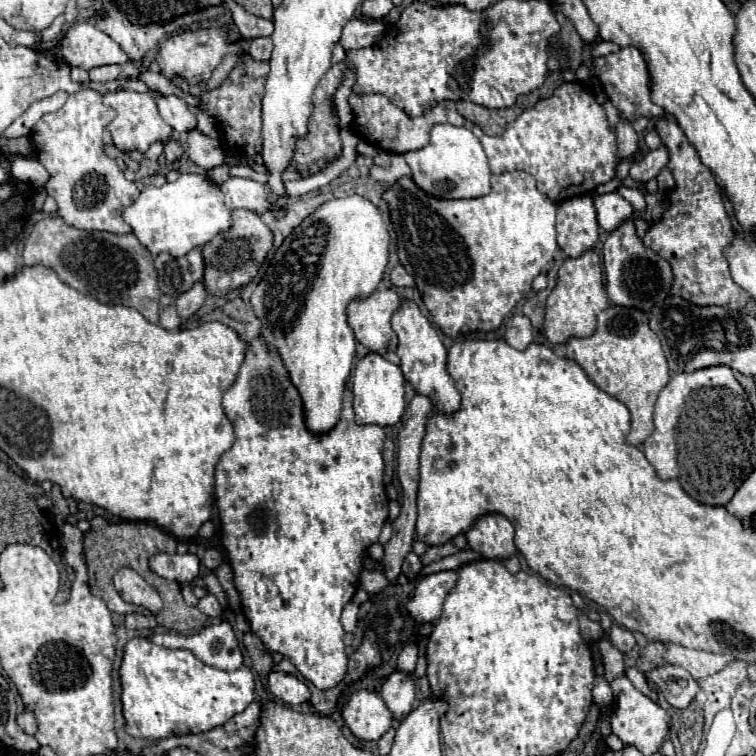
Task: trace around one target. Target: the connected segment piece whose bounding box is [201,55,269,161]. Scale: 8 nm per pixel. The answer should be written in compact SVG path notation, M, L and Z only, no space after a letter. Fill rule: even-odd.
M243 55L243 63L231 71L227 81L219 89L209 91L201 97L205 113L219 119L219 123L223 125L223 145L227 149L243 153L245 157L249 157L249 161L253 161L253 157L261 149L261 99L267 73L269 73L267 61L259 63L249 55Z

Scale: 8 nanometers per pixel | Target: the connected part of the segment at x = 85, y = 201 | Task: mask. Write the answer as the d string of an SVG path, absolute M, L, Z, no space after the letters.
M87 89L69 95L59 111L43 115L29 135L37 161L49 171L45 191L57 201L57 213L69 227L109 233L131 231L131 227L119 217L119 209L129 205L139 195L139 189L123 177L115 159L105 153L103 131L113 119L115 109L103 105L103 95Z

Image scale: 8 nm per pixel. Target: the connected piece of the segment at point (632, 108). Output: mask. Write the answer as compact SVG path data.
M625 47L617 53L597 57L597 59L593 59L593 67L595 67L595 73L597 73L599 81L605 87L605 93L609 95L613 105L619 109L621 117L625 117L629 121L635 121L637 117L659 119L659 117L665 115L663 107L659 107L651 101L651 75L649 75L647 63L645 63L643 55L639 53L639 49Z

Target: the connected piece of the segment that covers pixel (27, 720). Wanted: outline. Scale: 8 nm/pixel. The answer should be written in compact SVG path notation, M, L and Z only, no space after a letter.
M23 711L19 717L17 717L17 725L27 733L27 735L35 735L37 731L37 721L33 717L31 711Z

